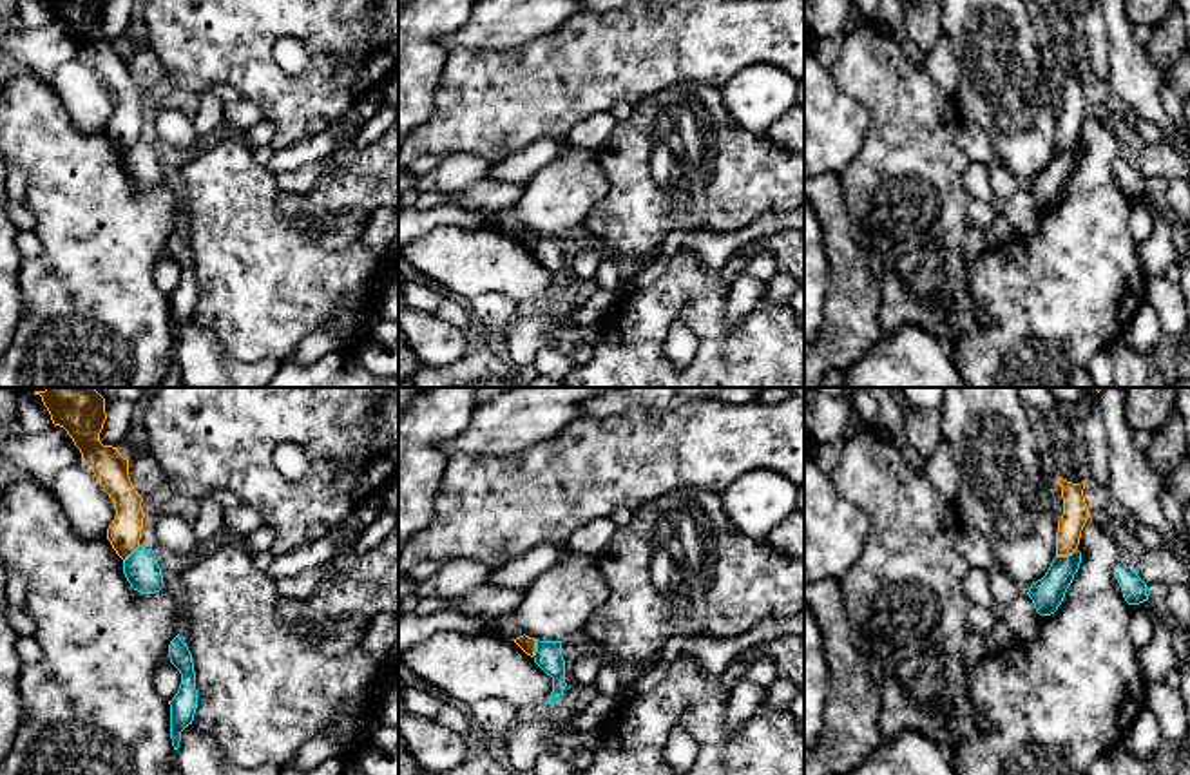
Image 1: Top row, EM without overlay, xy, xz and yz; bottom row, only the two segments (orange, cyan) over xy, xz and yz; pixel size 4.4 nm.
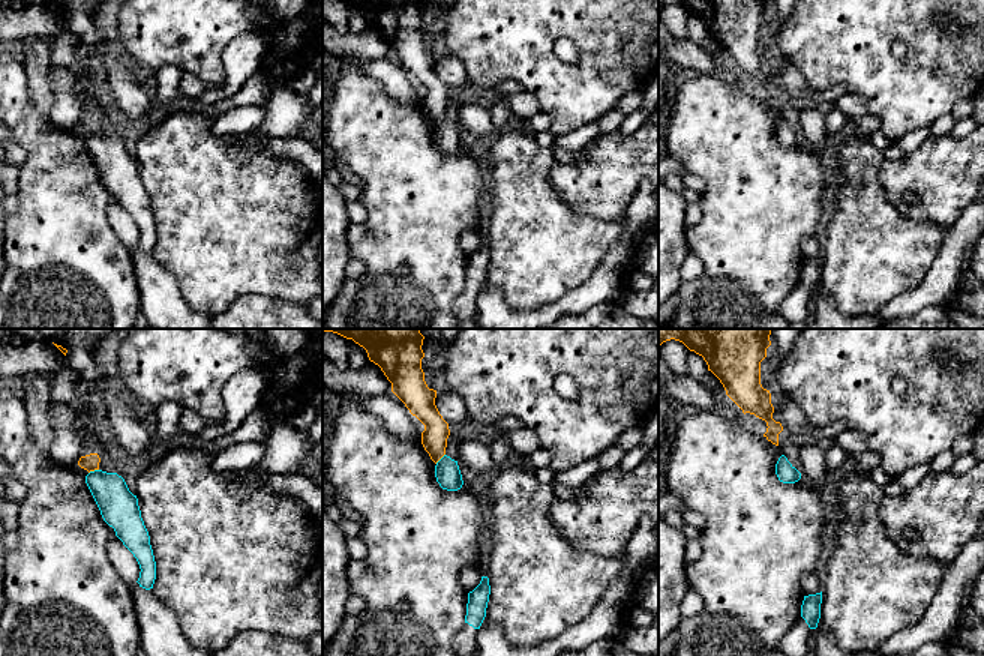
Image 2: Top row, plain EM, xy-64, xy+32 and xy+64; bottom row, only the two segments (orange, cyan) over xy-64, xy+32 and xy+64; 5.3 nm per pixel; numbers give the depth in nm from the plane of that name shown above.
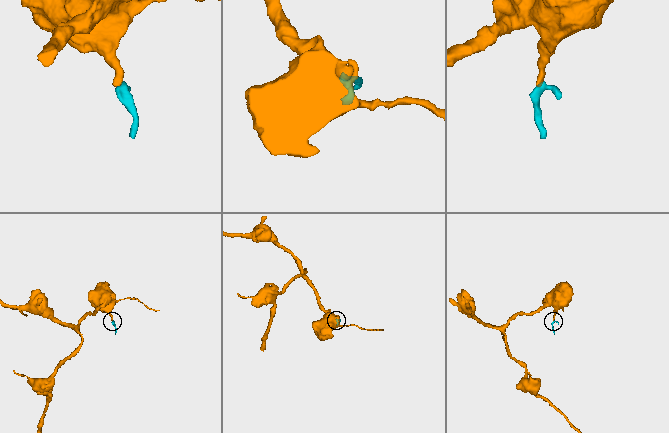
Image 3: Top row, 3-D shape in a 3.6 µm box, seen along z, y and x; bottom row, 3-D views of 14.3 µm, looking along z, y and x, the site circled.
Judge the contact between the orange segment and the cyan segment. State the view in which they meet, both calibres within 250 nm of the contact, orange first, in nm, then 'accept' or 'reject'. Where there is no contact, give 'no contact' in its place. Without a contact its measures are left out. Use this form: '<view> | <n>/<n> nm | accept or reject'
yz | 120/140 nm | reject

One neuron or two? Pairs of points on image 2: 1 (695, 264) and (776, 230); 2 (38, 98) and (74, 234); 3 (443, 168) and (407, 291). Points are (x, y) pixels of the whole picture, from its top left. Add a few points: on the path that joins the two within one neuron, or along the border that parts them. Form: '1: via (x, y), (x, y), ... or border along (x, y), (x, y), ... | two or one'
1: border along (692, 252), (702, 263), (702, 273), (681, 282) | two
2: border along (27, 83), (30, 105), (48, 117) | two
3: via (423, 198), (417, 204), (411, 233), (411, 261) | one

